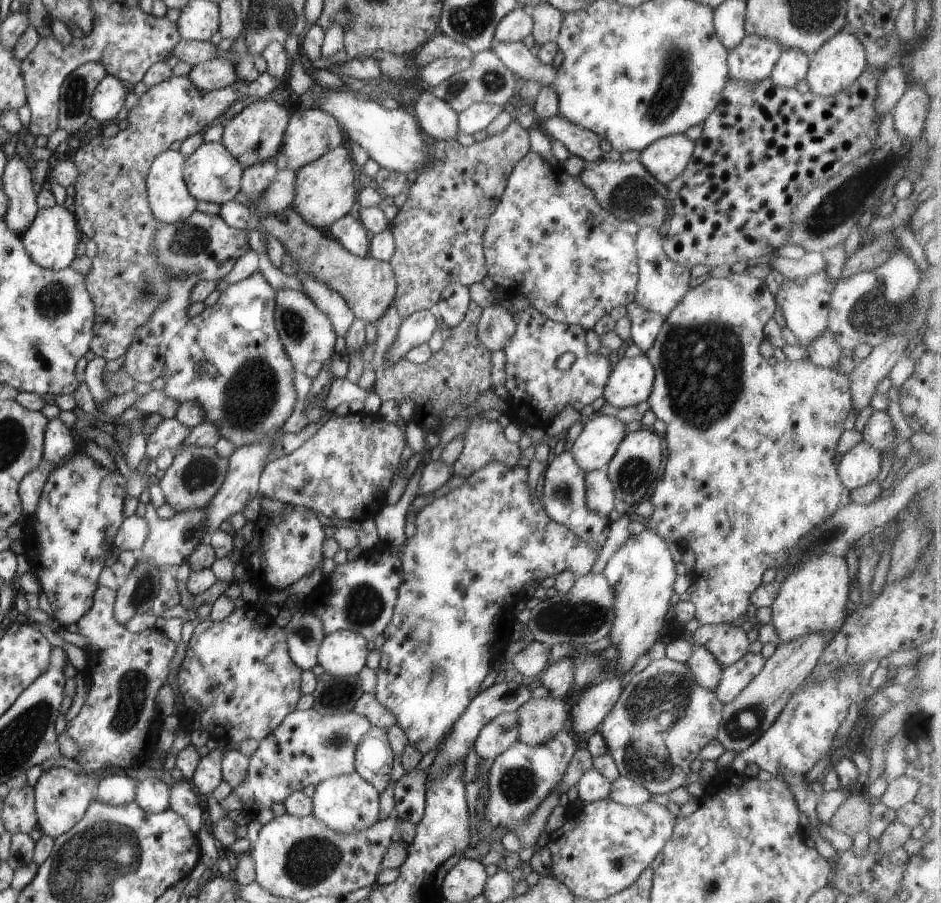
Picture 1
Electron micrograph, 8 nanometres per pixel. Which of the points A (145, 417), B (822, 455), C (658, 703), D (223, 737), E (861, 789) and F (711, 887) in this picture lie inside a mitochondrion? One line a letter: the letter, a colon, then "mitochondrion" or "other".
A: other
B: other
C: mitochondrion
D: other
E: other
F: mitochondrion

